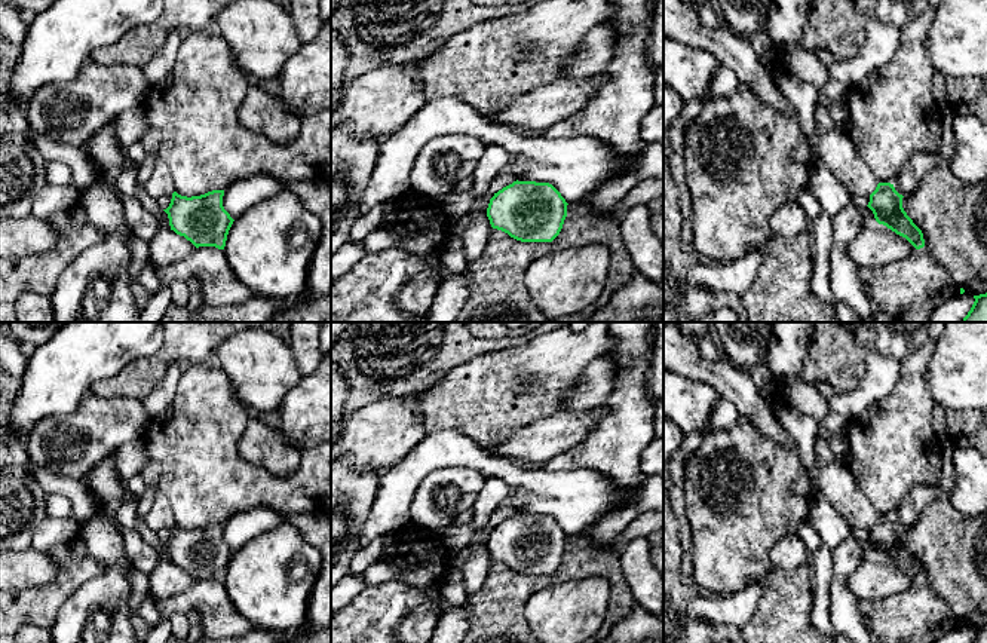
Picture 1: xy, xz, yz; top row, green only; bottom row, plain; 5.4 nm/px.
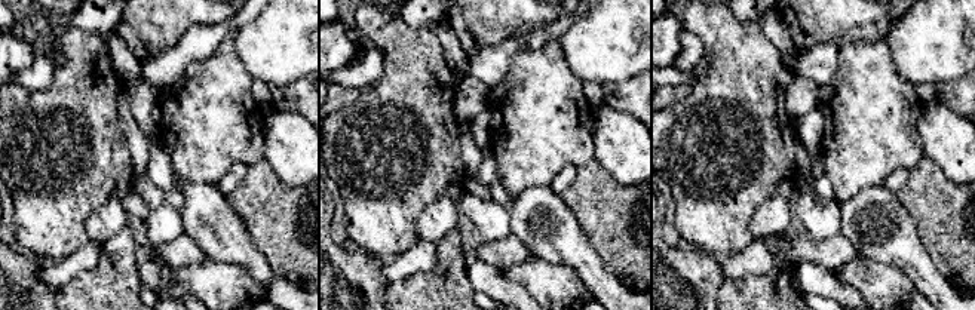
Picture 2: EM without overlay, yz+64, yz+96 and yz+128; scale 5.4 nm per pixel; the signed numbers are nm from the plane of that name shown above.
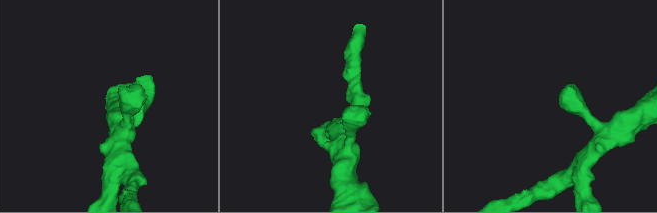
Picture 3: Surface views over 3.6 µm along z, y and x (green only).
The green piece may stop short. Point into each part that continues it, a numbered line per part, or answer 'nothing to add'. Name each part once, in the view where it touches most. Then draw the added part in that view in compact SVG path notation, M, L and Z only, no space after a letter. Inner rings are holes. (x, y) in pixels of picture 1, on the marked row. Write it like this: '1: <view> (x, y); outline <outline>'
1: yz (831, 147); outline M815 129L807 137L812 157L822 163L834 178L852 195L870 196L879 181L873 172L858 159L850 138L840 129Z

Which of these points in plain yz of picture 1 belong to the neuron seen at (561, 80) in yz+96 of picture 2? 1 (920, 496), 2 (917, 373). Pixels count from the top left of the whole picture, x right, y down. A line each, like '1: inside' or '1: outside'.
1: outside
2: inside

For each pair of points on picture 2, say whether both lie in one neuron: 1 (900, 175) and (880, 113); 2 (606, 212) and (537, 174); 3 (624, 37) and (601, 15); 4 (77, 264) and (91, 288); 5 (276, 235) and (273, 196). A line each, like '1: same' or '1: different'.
1: different
2: different
3: same
4: different
5: same

